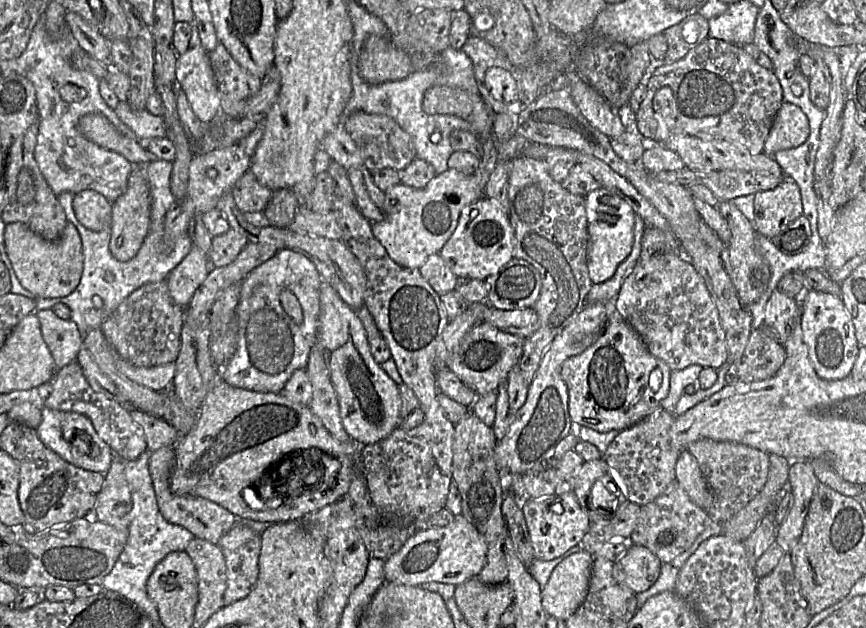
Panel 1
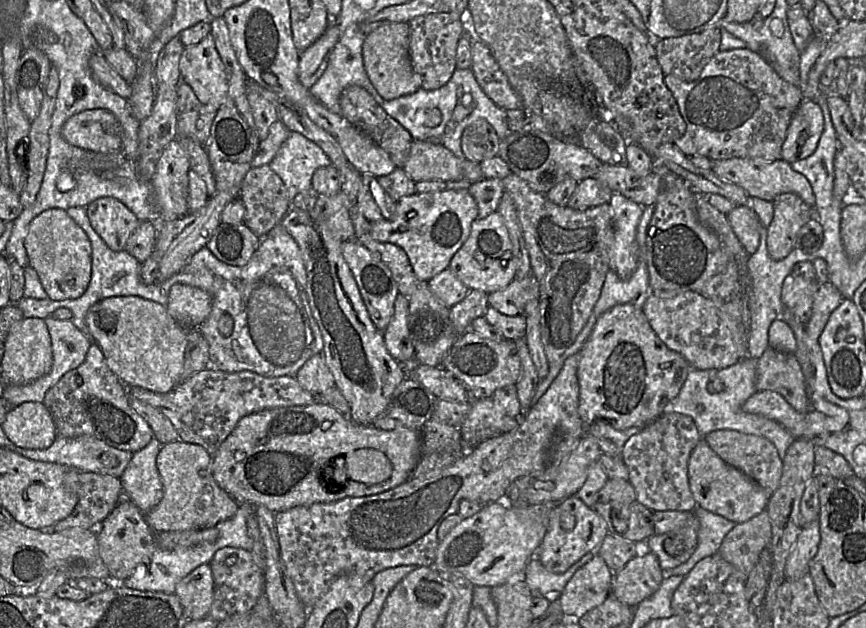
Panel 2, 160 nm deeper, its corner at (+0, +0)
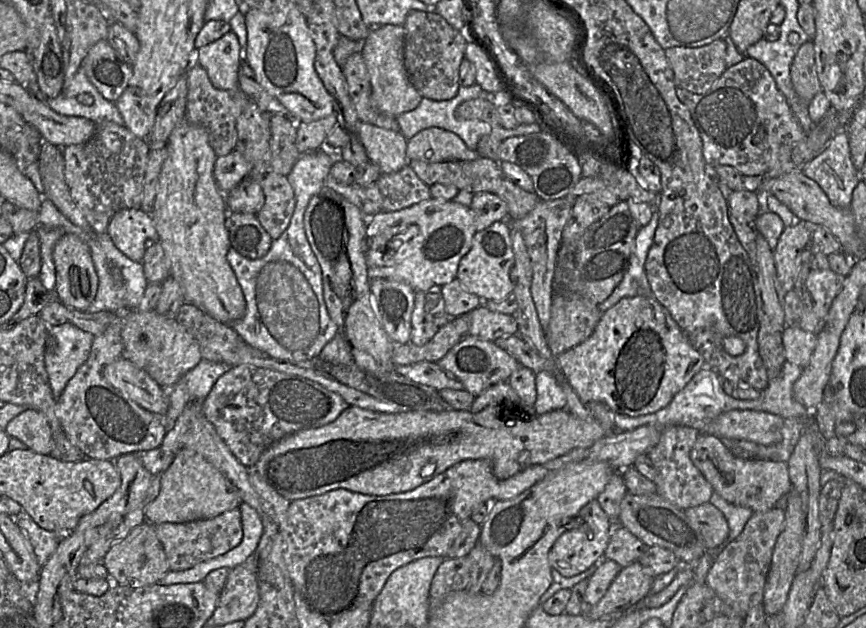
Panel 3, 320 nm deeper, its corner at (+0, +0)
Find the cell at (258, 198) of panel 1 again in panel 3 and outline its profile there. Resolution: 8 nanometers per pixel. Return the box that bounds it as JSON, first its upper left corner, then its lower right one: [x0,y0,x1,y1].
[257,170,295,239]

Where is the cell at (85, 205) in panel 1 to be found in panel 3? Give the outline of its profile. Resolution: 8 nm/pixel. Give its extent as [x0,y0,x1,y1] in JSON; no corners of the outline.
[107,208,159,262]

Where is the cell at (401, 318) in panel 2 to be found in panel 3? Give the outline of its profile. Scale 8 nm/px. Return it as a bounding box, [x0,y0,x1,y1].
[410,286,452,346]

